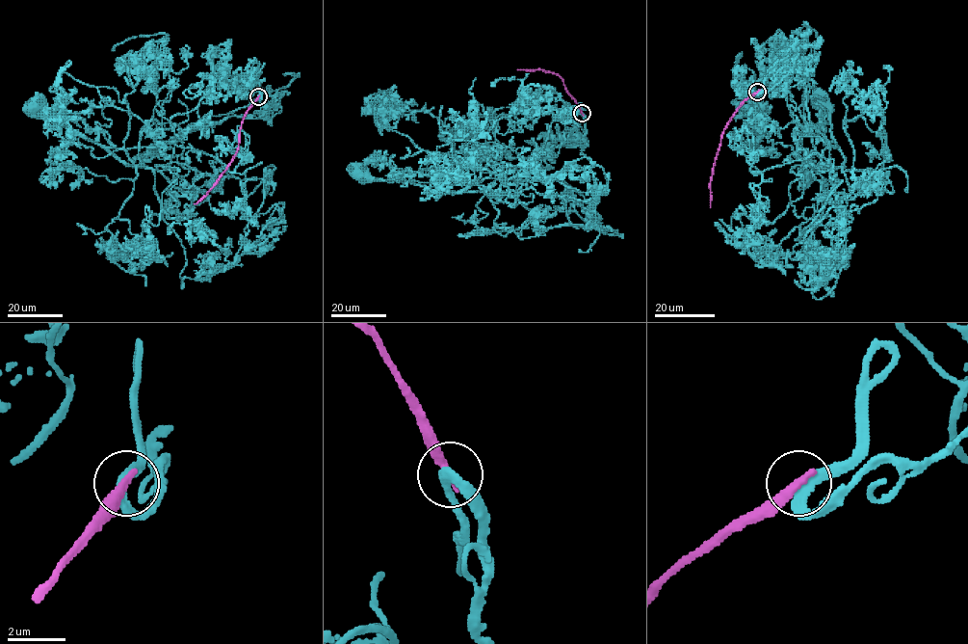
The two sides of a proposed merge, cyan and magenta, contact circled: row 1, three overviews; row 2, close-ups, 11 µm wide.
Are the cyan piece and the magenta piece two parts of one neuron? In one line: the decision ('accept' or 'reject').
reject

